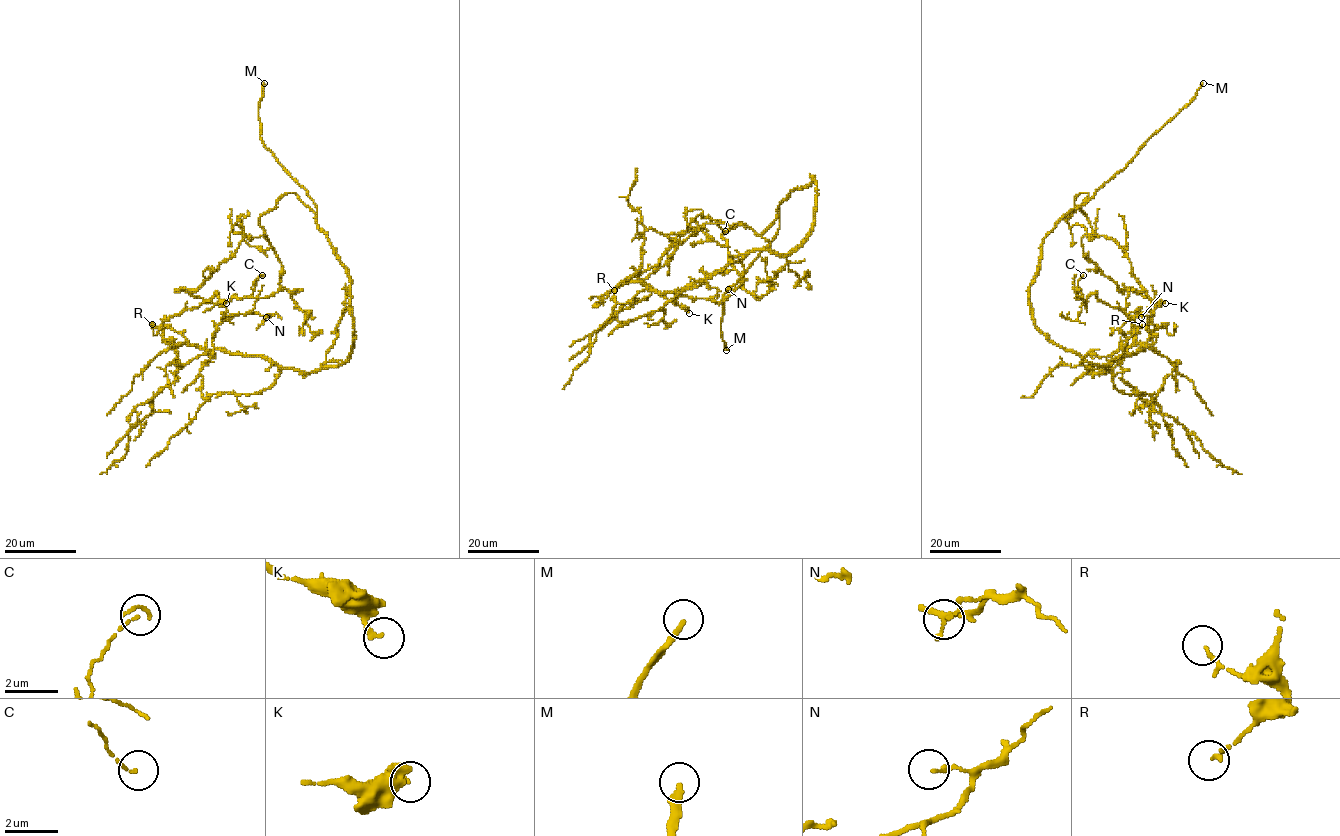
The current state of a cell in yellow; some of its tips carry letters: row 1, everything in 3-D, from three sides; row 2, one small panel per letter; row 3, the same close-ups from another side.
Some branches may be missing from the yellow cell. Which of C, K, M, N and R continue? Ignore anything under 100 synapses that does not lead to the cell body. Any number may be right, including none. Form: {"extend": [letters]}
{"extend": ["M"]}

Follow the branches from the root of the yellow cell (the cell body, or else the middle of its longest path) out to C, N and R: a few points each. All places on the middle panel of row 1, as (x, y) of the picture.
C: (815, 195), (812, 231), (787, 254), (749, 250), (674, 291), (625, 283), (683, 233), (716, 222), (725, 231)
N: (815, 195), (812, 231), (792, 250), (737, 255), (680, 289), (675, 304), (679, 296), (720, 301), (728, 289)
R: (815, 195), (812, 231), (787, 254), (749, 250), (674, 291), (654, 291), (639, 282), (614, 290)

